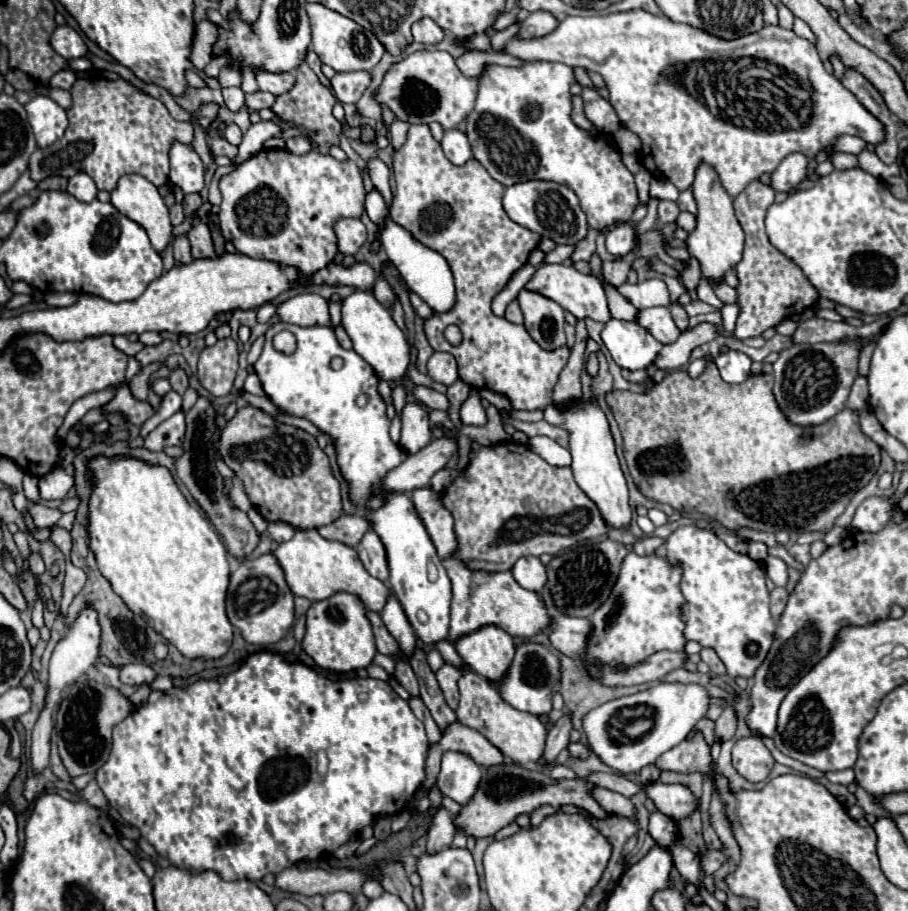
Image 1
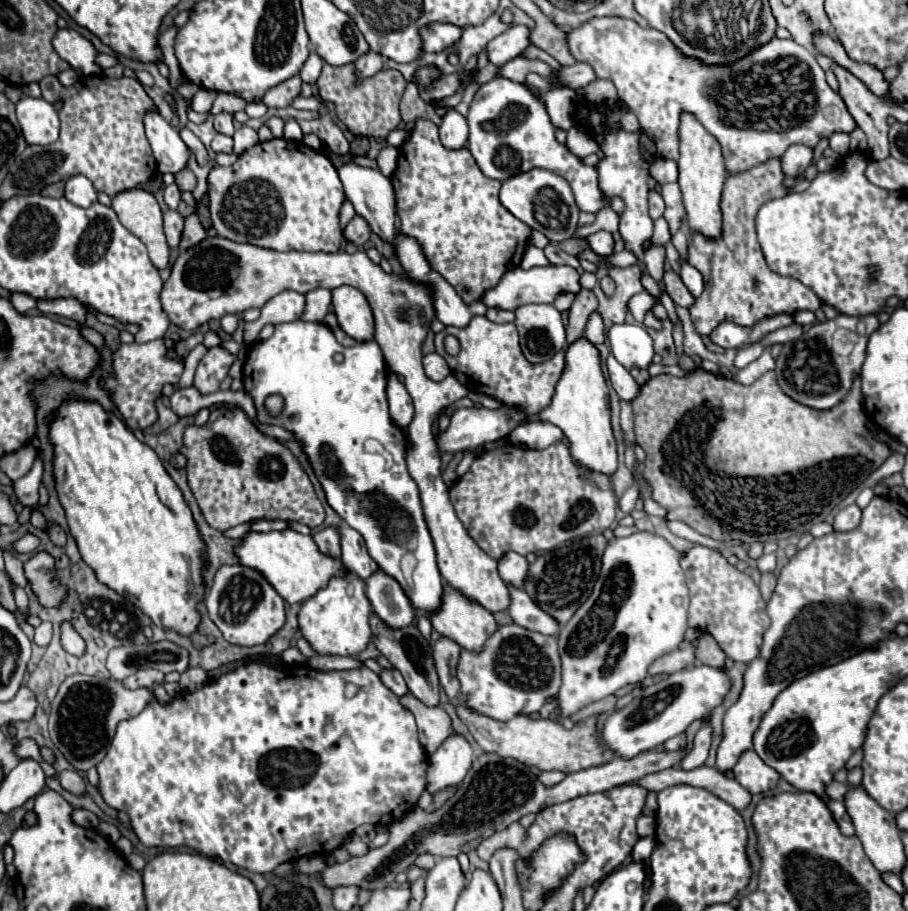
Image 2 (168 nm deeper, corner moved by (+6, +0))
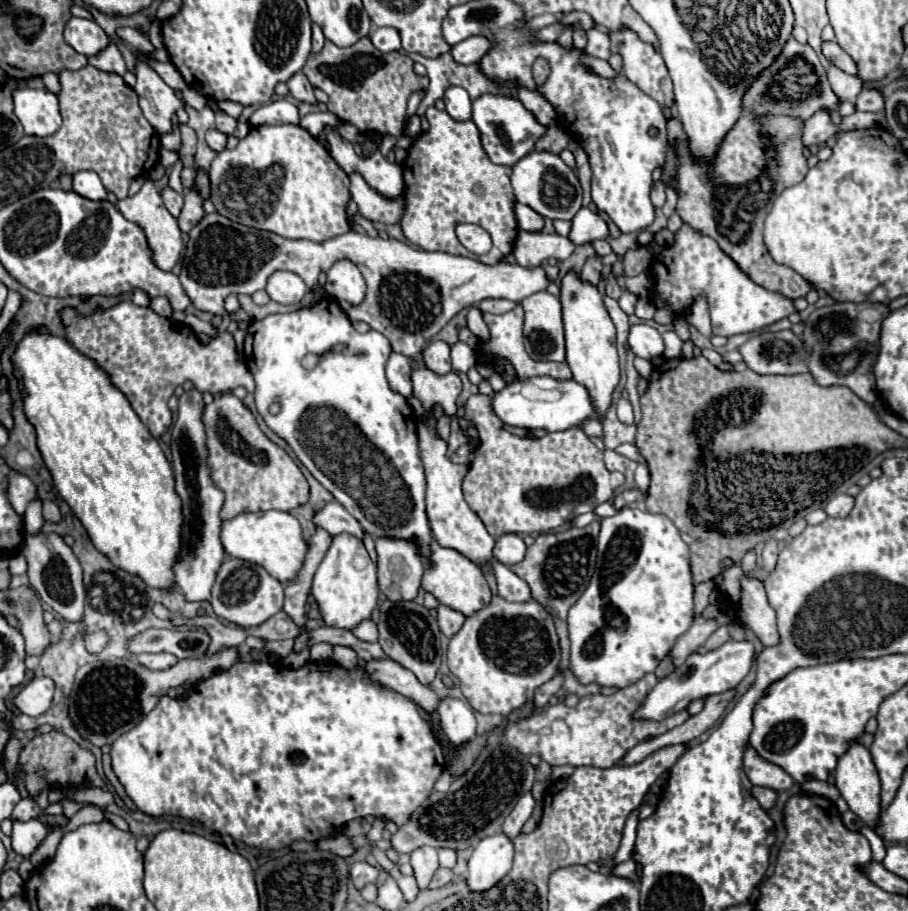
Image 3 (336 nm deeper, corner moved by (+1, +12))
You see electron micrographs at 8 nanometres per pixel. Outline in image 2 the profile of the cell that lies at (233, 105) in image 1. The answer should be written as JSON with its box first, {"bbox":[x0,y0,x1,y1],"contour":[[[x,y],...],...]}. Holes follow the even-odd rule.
{"bbox":[214,112,234,136],"contour":[[[220,112],[214,116],[214,128],[222,134],[232,136],[234,134],[234,114],[230,112]]]}

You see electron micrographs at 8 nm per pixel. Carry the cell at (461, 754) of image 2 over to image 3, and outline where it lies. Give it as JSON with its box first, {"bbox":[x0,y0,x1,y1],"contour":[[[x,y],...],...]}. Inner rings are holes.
{"bbox":[439,698,475,744],"contour":[[[443,698],[439,700],[439,714],[441,714],[441,728],[449,736],[453,744],[463,744],[475,738],[475,714],[473,708],[459,698]]]}

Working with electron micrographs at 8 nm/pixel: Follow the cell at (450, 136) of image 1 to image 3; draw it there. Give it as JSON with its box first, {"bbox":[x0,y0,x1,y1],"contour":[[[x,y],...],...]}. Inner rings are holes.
{"bbox":[443,86,471,120],"contour":[[[449,86],[443,96],[445,110],[455,120],[469,120],[471,118],[471,98],[465,88],[461,86]]]}

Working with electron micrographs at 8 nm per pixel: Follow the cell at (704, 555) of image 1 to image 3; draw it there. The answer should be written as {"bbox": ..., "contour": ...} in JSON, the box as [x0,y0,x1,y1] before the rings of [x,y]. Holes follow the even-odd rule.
{"bbox":[735,578,779,646],"contour":[[[741,578],[743,594],[739,604],[735,606],[737,618],[749,626],[765,646],[779,644],[779,632],[775,624],[775,610],[767,602],[767,594],[763,582],[755,578]]]}

